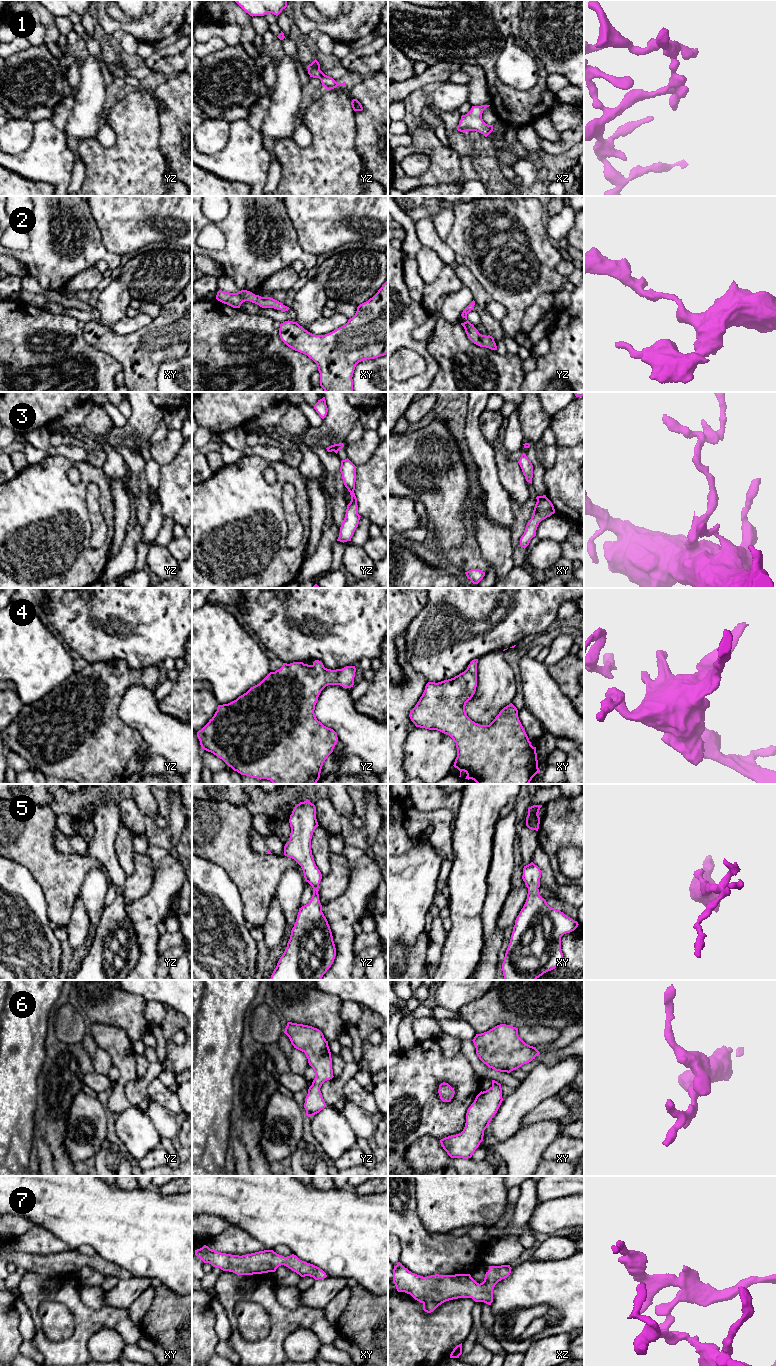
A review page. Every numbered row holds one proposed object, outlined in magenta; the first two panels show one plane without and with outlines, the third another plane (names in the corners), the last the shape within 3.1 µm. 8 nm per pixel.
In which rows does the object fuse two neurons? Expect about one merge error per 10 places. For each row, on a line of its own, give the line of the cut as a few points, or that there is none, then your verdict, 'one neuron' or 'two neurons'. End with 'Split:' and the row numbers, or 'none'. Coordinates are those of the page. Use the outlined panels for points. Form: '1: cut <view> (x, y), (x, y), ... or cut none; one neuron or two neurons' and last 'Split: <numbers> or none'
1: cut none; one neuron
2: cut none; one neuron
3: cut none; one neuron
4: cut none; one neuron
5: cut none; one neuron
6: cut none; one neuron
7: cut none; one neuron
Split: none

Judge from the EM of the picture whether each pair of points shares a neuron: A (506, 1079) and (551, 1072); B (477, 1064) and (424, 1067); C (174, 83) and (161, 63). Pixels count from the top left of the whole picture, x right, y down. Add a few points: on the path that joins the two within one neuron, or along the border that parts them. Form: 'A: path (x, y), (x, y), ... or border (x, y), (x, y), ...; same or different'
A: border (521, 1082), (514, 1089); different
B: border (460, 1055), (468, 1060), (481, 1079); different
C: border (181, 71), (168, 79); different

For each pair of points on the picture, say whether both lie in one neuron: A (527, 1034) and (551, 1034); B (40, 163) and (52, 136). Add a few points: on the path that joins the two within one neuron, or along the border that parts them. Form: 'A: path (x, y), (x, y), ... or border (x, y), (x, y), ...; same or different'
A: path (533, 1034), (545, 1034); same
B: path (47, 156), (49, 154), (49, 143); same

